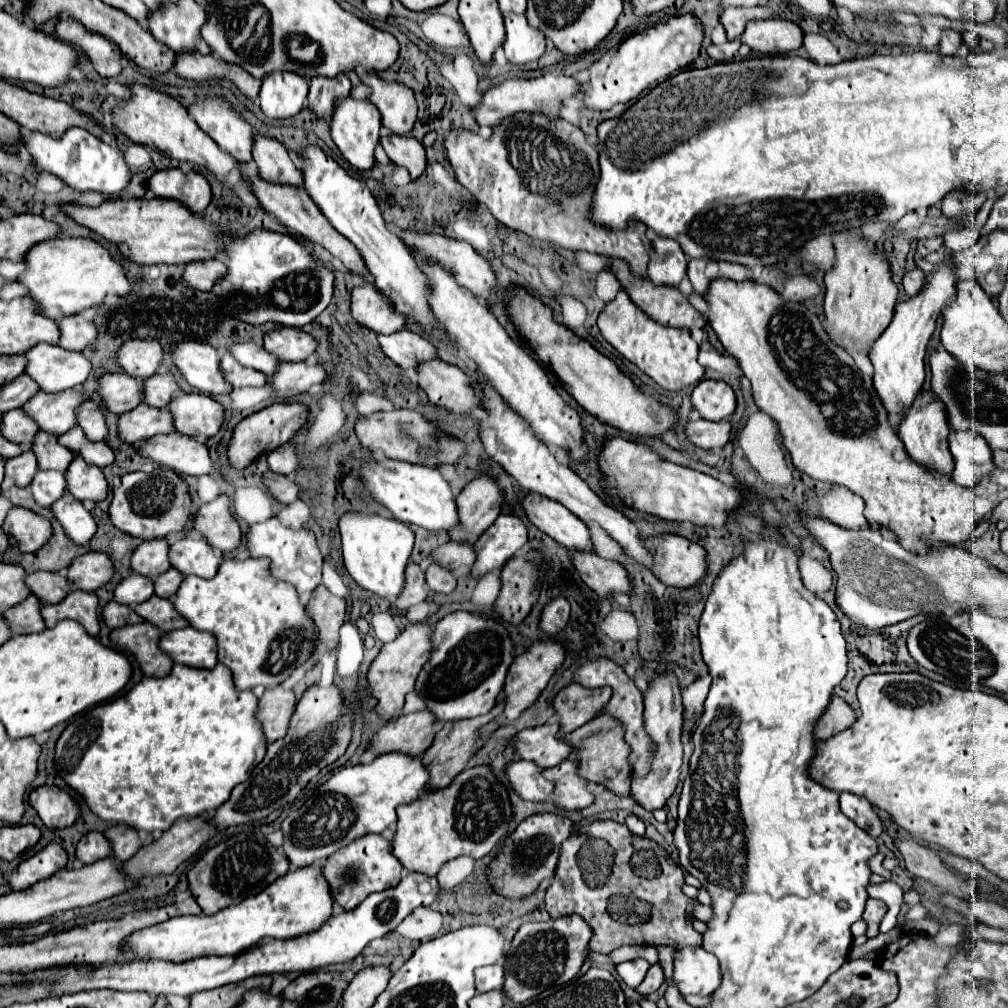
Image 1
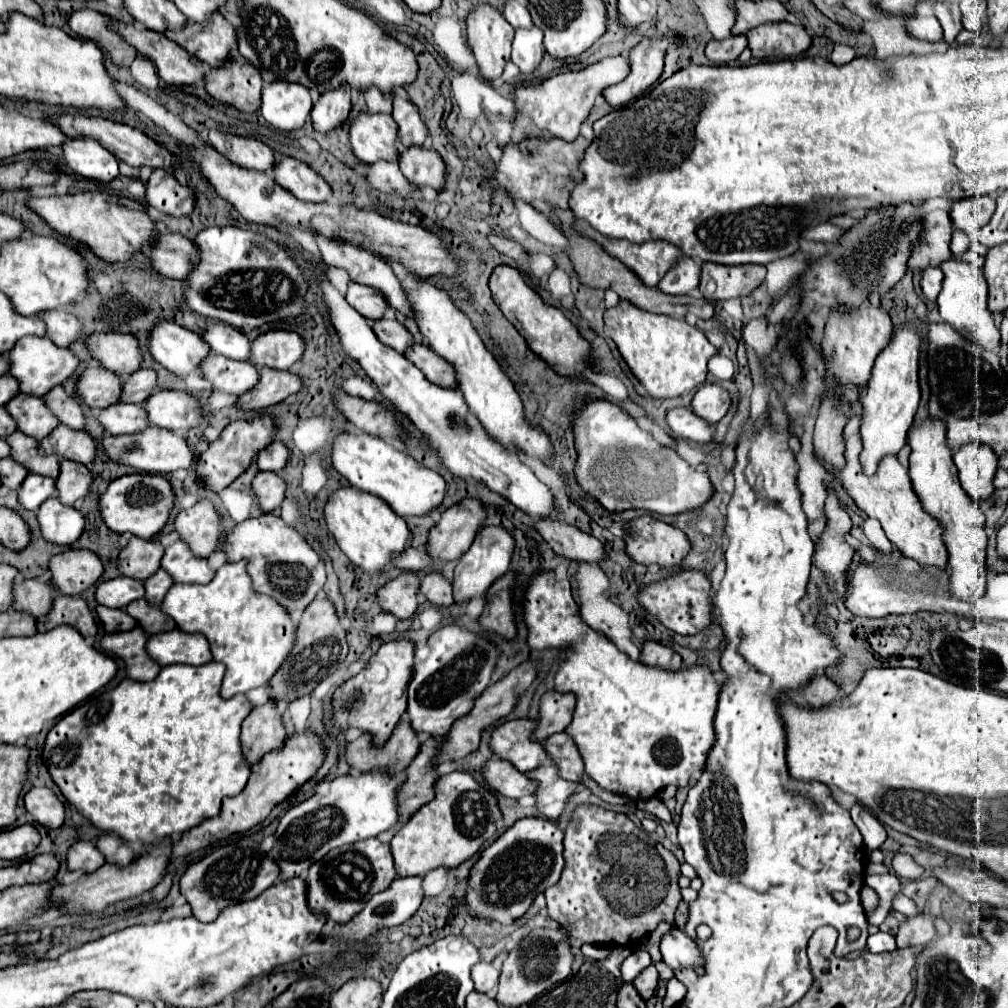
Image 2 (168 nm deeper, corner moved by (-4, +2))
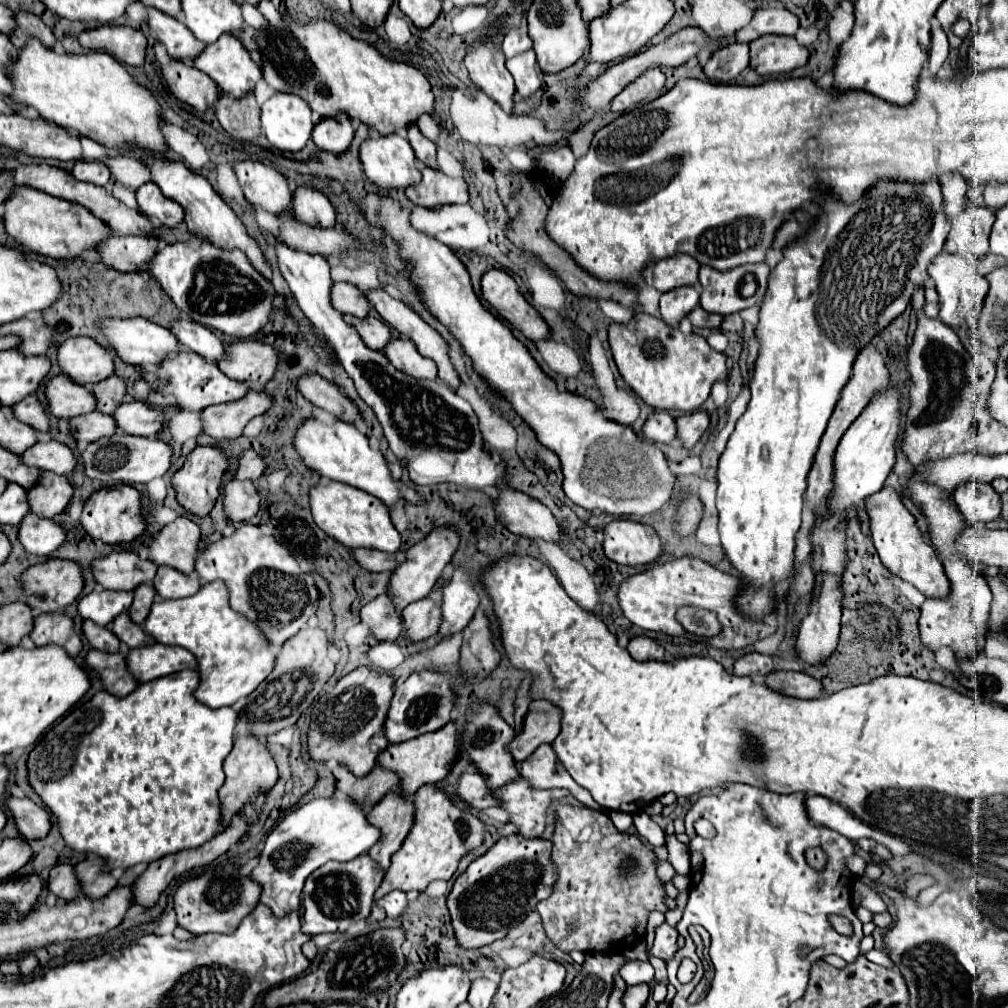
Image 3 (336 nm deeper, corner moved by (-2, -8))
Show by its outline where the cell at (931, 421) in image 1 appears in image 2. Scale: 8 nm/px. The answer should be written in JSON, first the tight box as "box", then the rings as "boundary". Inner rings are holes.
{"box":[908,419,986,601],"boundary":[[[926,419],[918,423],[910,435],[908,443],[912,447],[910,453],[910,479],[914,485],[914,493],[920,497],[922,507],[928,515],[940,521],[944,529],[944,545],[948,551],[948,567],[950,579],[948,589],[950,595],[962,601],[976,601],[984,597],[986,591],[986,533],[984,533],[984,513],[978,505],[968,497],[968,493],[960,487],[958,471],[952,461],[952,451],[946,445],[944,423]]]}

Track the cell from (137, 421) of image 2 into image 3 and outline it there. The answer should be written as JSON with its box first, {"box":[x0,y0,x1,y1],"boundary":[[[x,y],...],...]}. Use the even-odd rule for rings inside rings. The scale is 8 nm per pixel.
{"box":[72,411,118,443],"boundary":[[[94,411],[94,413],[72,419],[72,429],[78,443],[92,443],[92,441],[98,441],[100,437],[114,435],[118,425],[112,415]]]}

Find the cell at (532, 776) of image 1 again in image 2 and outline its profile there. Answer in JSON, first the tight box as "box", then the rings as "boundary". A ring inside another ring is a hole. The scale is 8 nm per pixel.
{"box":[482,759,536,799],"boundary":[[[488,759],[482,767],[482,777],[494,791],[510,799],[520,799],[536,791],[536,783],[506,761]]]}

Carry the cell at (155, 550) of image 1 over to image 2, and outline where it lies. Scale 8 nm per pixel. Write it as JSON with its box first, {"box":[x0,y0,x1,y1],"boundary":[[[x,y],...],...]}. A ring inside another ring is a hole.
{"box":[118,537,164,581],"boundary":[[[132,537],[130,543],[118,553],[118,571],[126,577],[146,581],[160,569],[164,547],[152,541]]]}

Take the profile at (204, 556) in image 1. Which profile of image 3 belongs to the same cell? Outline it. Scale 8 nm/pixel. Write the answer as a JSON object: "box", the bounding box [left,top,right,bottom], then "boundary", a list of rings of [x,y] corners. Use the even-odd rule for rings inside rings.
{"box":[154,565,202,599],"boundary":[[[160,565],[156,579],[154,579],[154,589],[162,599],[180,599],[180,597],[190,597],[200,591],[202,583],[194,575],[184,575],[178,573],[178,569]]]}

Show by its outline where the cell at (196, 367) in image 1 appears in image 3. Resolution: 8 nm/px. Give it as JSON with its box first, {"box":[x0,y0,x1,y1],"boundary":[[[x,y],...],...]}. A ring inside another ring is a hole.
{"box":[100,317,180,367],"boundary":[[[134,317],[134,319],[112,319],[112,321],[102,321],[100,323],[102,331],[106,333],[110,345],[114,351],[128,363],[136,367],[148,367],[148,365],[160,365],[164,359],[178,355],[180,343],[178,339],[170,333],[170,329],[160,327],[144,317]]]}

